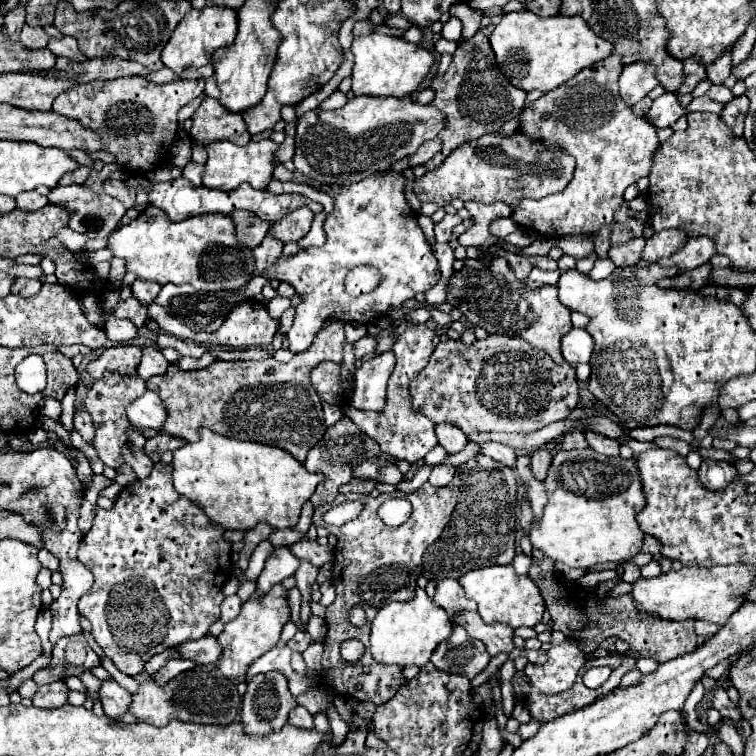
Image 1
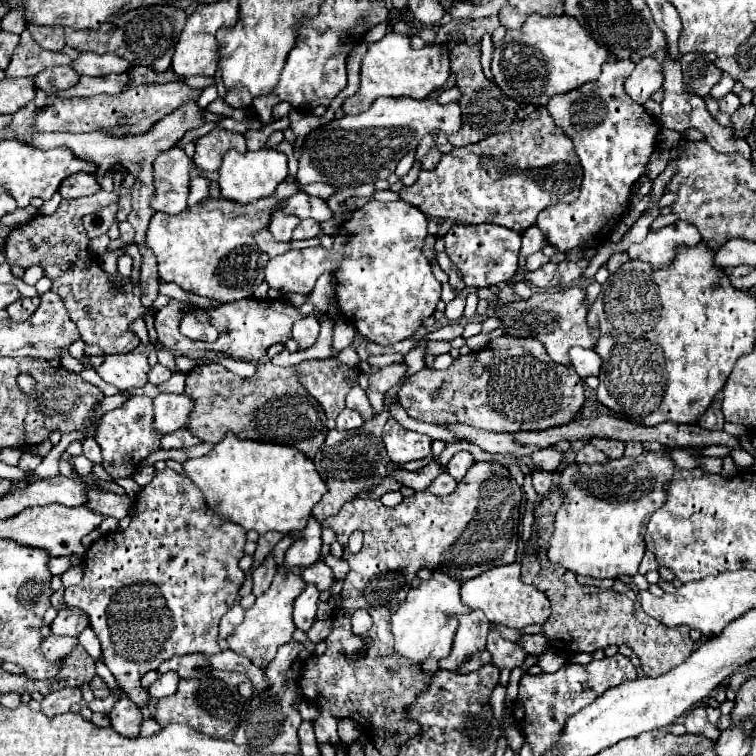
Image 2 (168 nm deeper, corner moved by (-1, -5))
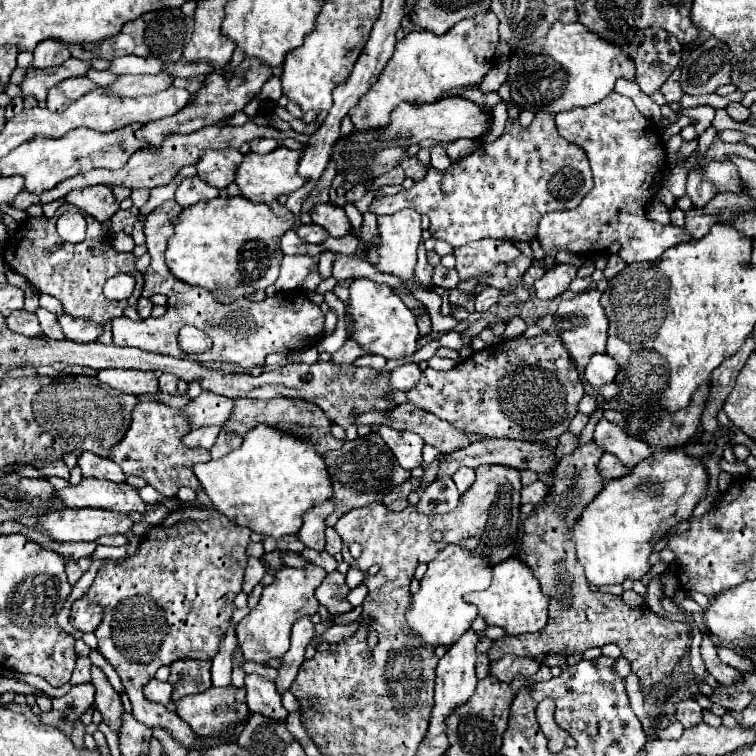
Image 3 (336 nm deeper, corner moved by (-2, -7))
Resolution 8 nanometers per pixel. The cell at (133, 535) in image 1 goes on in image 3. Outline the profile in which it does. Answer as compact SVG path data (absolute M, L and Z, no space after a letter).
M181 505L173 513L169 513L169 517L161 525L151 527L131 559L127 559L125 563L109 561L87 591L87 597L99 603L105 613L101 625L95 631L99 639L97 651L113 665L113 669L121 677L121 683L133 705L133 717L147 727L165 729L187 751L195 749L195 733L183 719L179 719L177 713L171 713L163 705L155 705L145 699L143 685L155 677L159 667L171 665L177 659L213 659L217 655L219 643L227 633L231 613L235 611L233 599L241 591L247 565L245 549L249 545L249 535L251 531L247 531L247 527L231 525L231 521L225 515L219 515L217 509Z

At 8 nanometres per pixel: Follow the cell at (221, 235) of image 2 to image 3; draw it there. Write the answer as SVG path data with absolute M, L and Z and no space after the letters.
M217 197L211 201L201 201L179 215L175 223L175 235L167 243L167 253L165 253L167 267L179 281L205 287L221 303L231 303L257 289L267 289L277 281L283 259L279 241L285 235L285 231L293 229L293 225L295 225L293 213L279 201L271 205L251 203L245 197L229 197L229 199Z

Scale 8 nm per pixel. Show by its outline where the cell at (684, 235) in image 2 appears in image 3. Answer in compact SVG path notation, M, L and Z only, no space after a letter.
M611 93L603 99L603 103L563 111L555 115L555 127L563 139L585 149L593 169L595 187L587 193L579 207L543 215L539 221L537 241L545 253L551 249L599 253L615 241L621 245L621 259L625 263L633 263L655 261L665 249L691 241L691 235L683 227L659 225L645 215L645 203L649 203L651 197L663 187L667 159L657 129L637 111L629 97Z

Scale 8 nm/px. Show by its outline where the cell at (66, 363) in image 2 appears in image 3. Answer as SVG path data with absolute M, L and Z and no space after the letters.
M37 309L37 319L41 323L41 331L45 337L51 337L51 339L63 339L65 337L57 317L53 313L49 313L47 309Z

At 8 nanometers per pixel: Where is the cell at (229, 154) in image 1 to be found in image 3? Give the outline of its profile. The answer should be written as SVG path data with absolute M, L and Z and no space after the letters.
M279 145L275 151L271 151L267 155L257 155L257 153L245 155L243 163L237 169L235 183L243 191L243 197L247 197L249 201L253 201L253 203L273 203L281 195L289 195L289 193L297 191L299 187L303 187L307 183L307 179L297 173L299 159L301 159L301 151L291 151L283 145Z

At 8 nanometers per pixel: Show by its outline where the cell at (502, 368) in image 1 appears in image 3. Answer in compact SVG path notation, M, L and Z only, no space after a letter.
M545 333L531 339L503 339L501 343L485 347L483 351L475 351L471 357L467 357L463 363L459 363L447 373L437 373L427 367L417 387L407 391L407 397L419 409L431 411L439 419L449 421L453 427L465 433L547 441L563 435L569 429L569 423L577 413L577 403L583 397L583 393L583 383L579 379L575 363L571 361L561 339L555 333Z

